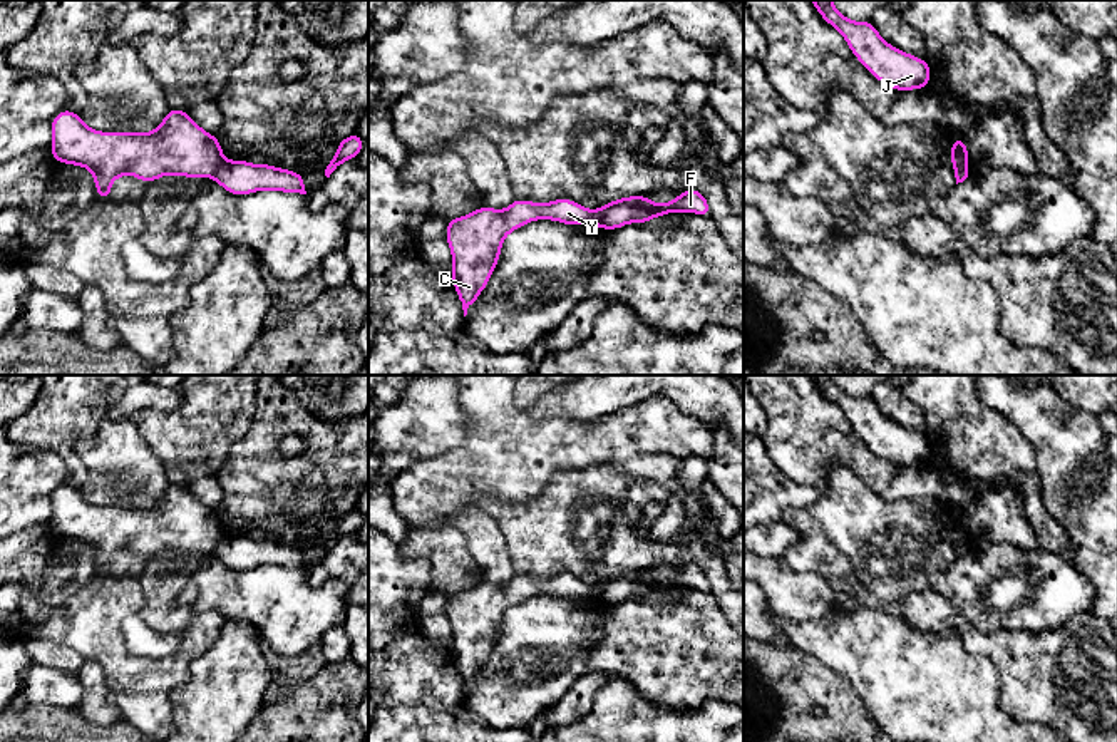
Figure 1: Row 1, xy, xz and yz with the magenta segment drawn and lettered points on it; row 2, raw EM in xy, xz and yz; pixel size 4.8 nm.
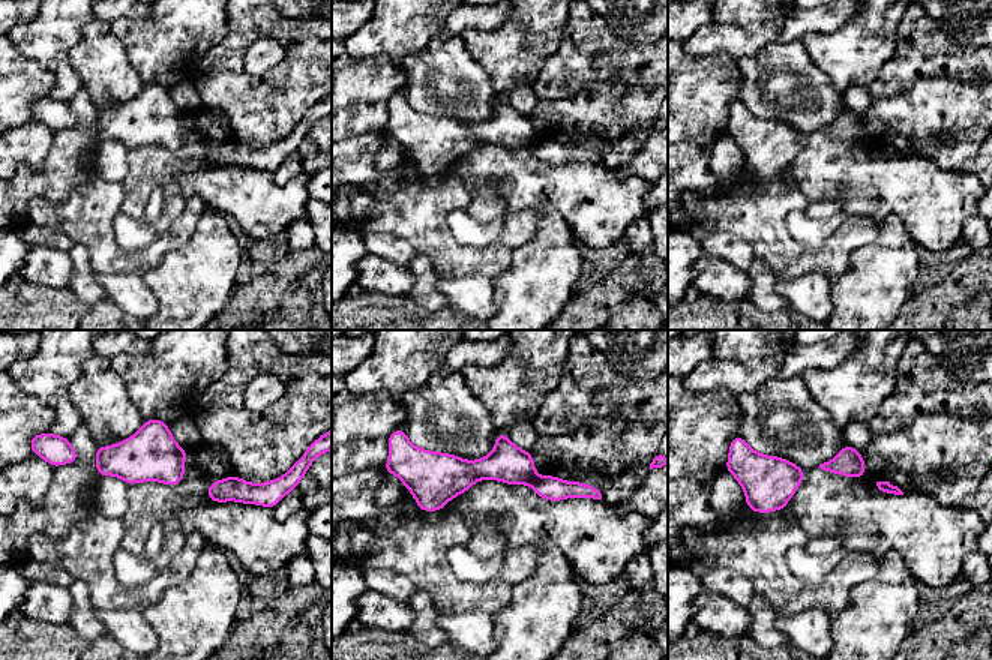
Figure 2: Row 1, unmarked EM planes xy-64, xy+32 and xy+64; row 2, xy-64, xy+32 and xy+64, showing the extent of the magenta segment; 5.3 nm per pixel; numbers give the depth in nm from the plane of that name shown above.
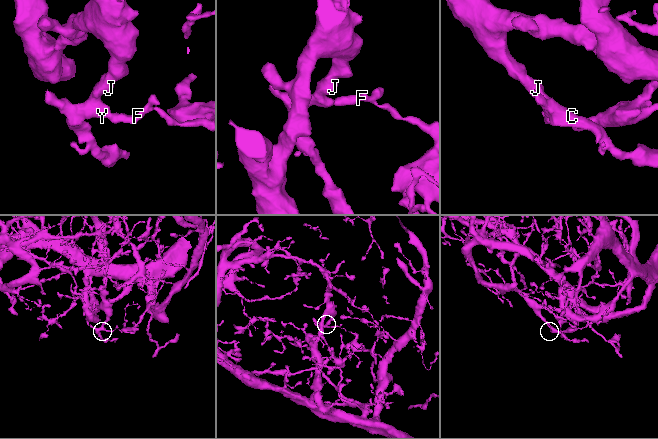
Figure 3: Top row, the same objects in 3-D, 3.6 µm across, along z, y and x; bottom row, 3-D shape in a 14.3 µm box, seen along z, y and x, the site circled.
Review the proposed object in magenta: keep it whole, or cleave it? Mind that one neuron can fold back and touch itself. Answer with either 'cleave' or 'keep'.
cleave

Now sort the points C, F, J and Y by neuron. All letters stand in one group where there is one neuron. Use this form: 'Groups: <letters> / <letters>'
Groups: C J Y / F

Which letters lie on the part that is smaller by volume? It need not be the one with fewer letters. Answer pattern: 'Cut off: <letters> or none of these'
Cut off: F

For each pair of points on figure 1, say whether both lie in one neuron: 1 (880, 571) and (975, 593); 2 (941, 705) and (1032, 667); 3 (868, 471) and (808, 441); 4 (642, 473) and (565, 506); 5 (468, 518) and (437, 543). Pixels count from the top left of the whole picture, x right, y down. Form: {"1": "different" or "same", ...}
{"1": "different", "2": "different", "3": "same", "4": "same", "5": "different"}

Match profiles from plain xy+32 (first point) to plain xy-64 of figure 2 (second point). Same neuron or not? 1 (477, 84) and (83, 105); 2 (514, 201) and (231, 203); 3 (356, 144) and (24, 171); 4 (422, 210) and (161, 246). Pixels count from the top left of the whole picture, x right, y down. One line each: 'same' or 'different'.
1: different
2: same
3: different
4: same

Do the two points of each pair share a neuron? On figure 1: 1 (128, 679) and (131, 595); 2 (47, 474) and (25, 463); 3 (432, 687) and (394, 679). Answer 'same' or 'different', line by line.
1: same
2: same
3: same

